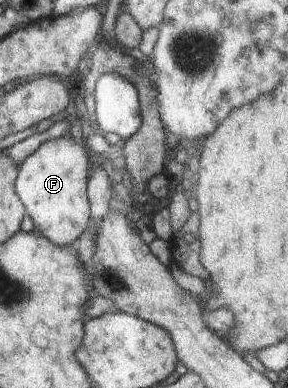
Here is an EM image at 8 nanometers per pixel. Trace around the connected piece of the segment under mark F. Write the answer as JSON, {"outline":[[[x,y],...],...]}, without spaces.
{"outline":[[[70,132],[42,143],[34,153],[27,156],[21,165],[21,171],[17,179],[17,194],[25,205],[27,212],[32,217],[35,227],[38,227],[50,241],[57,246],[70,246],[89,227],[92,213],[88,198],[88,169],[90,169],[90,159],[86,149],[78,143],[78,139],[70,137]]]}

